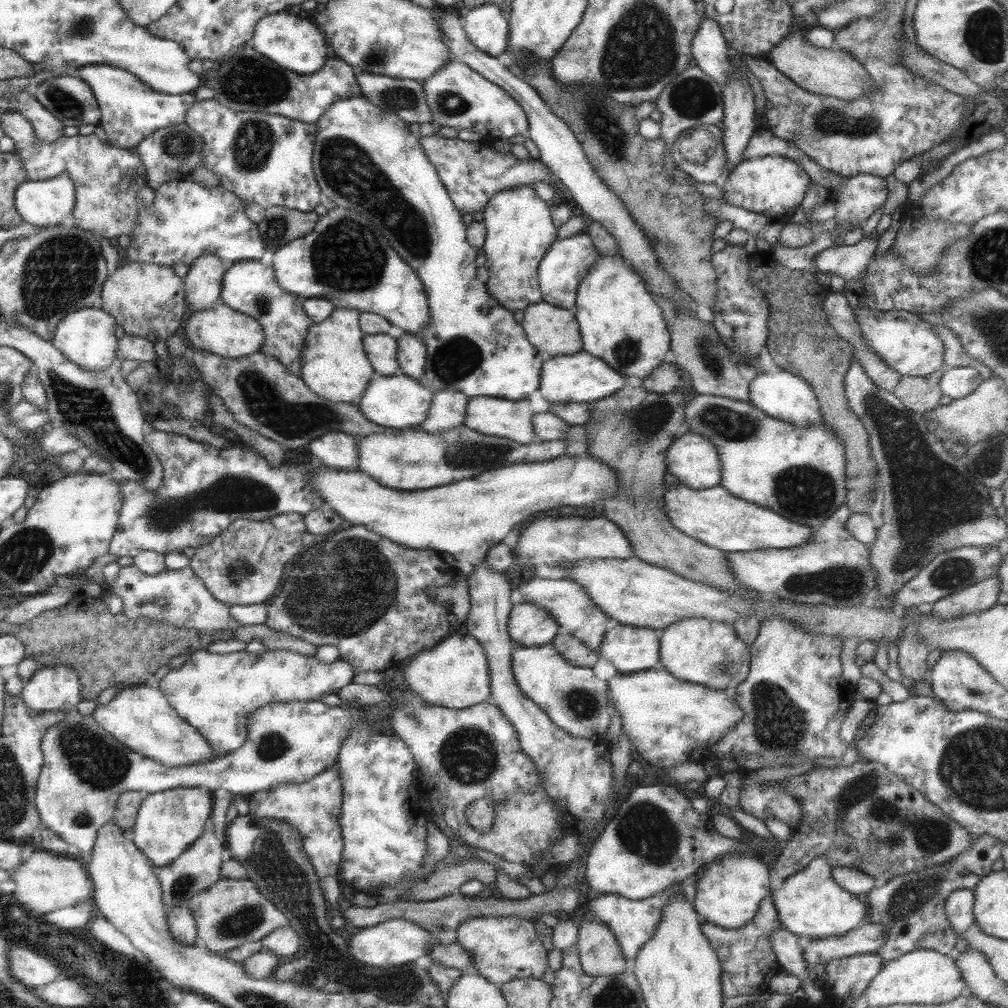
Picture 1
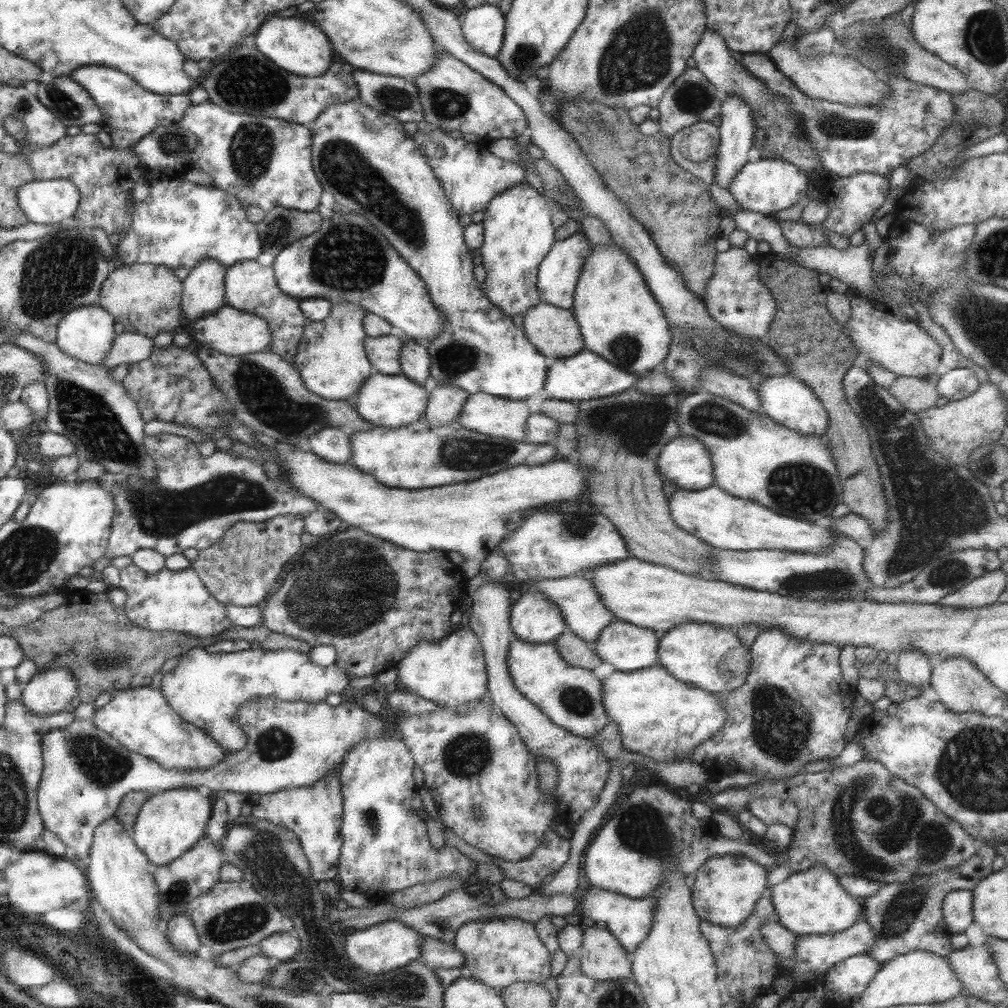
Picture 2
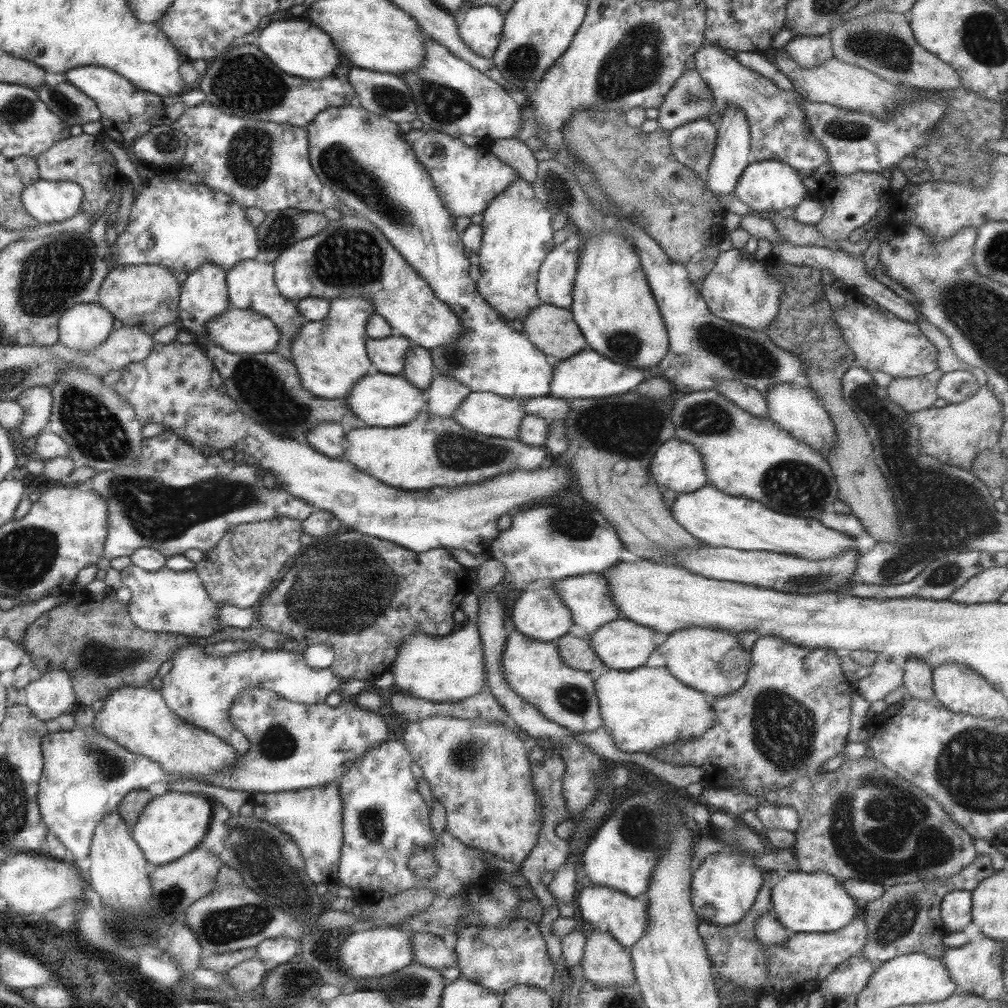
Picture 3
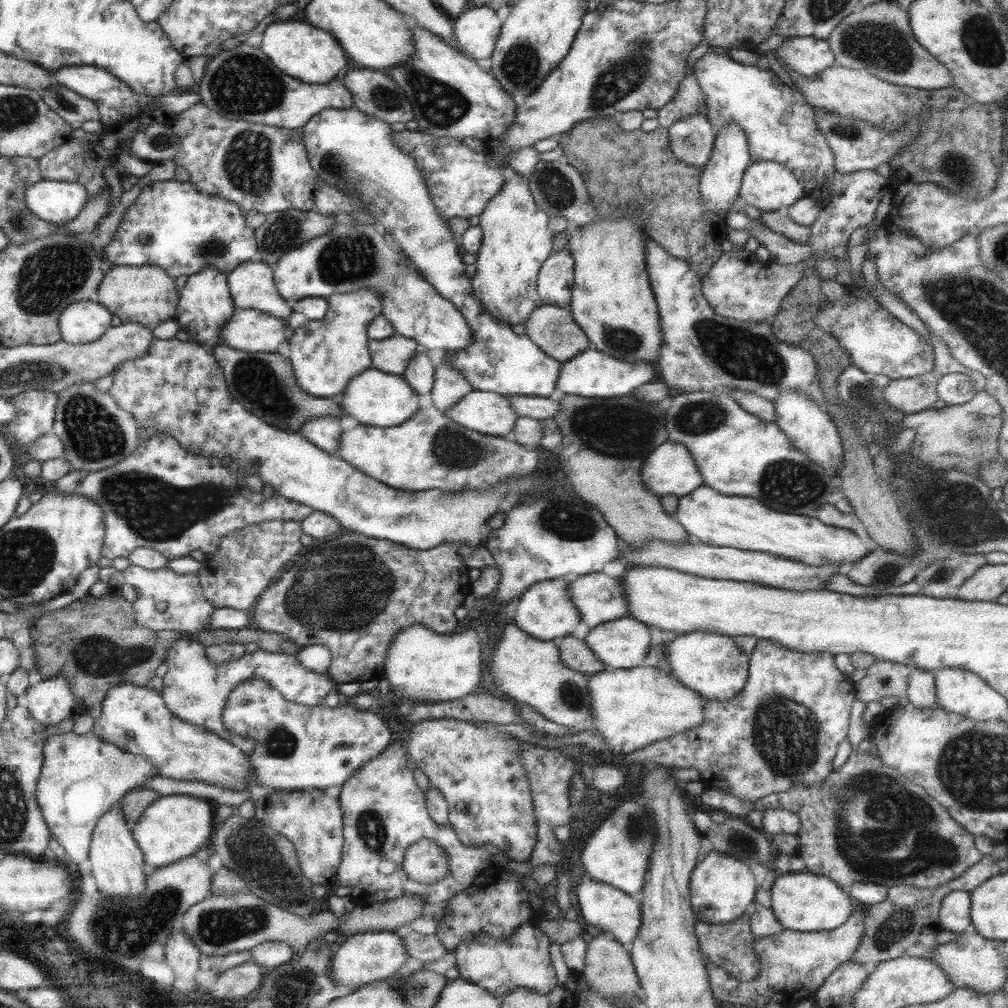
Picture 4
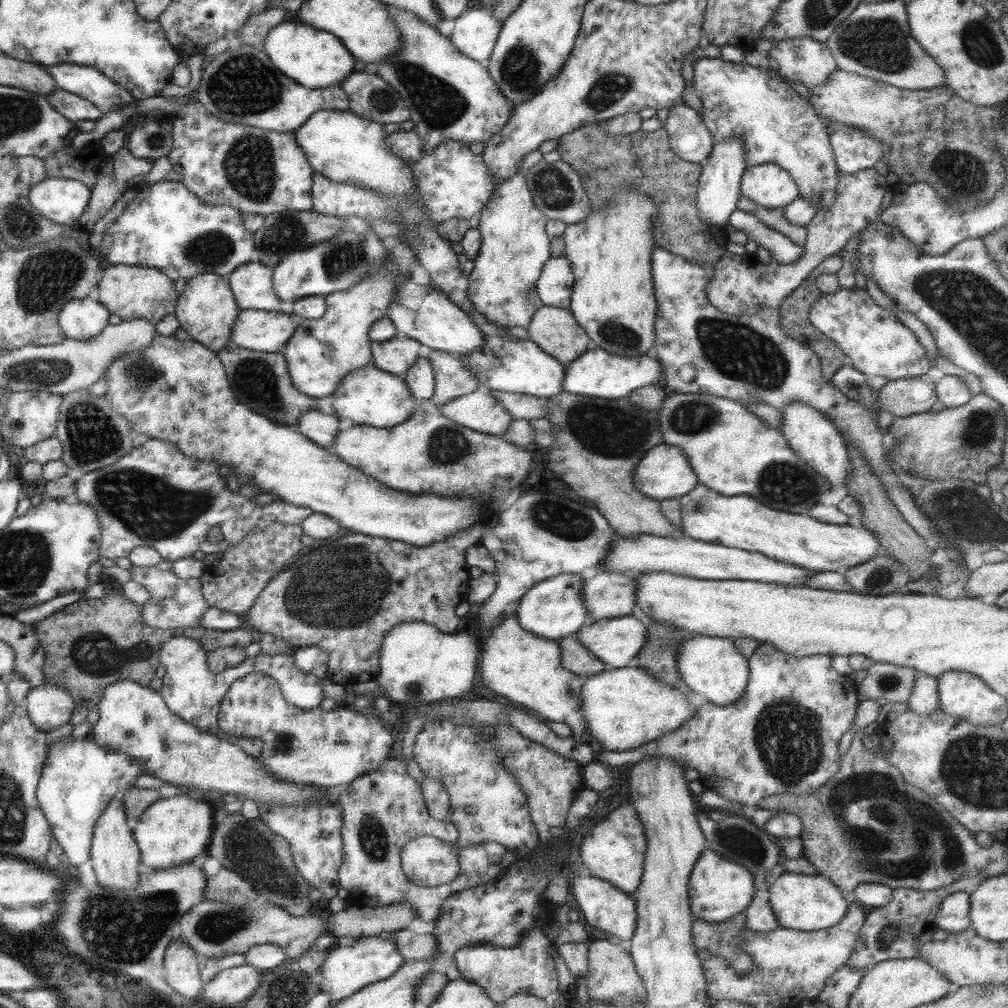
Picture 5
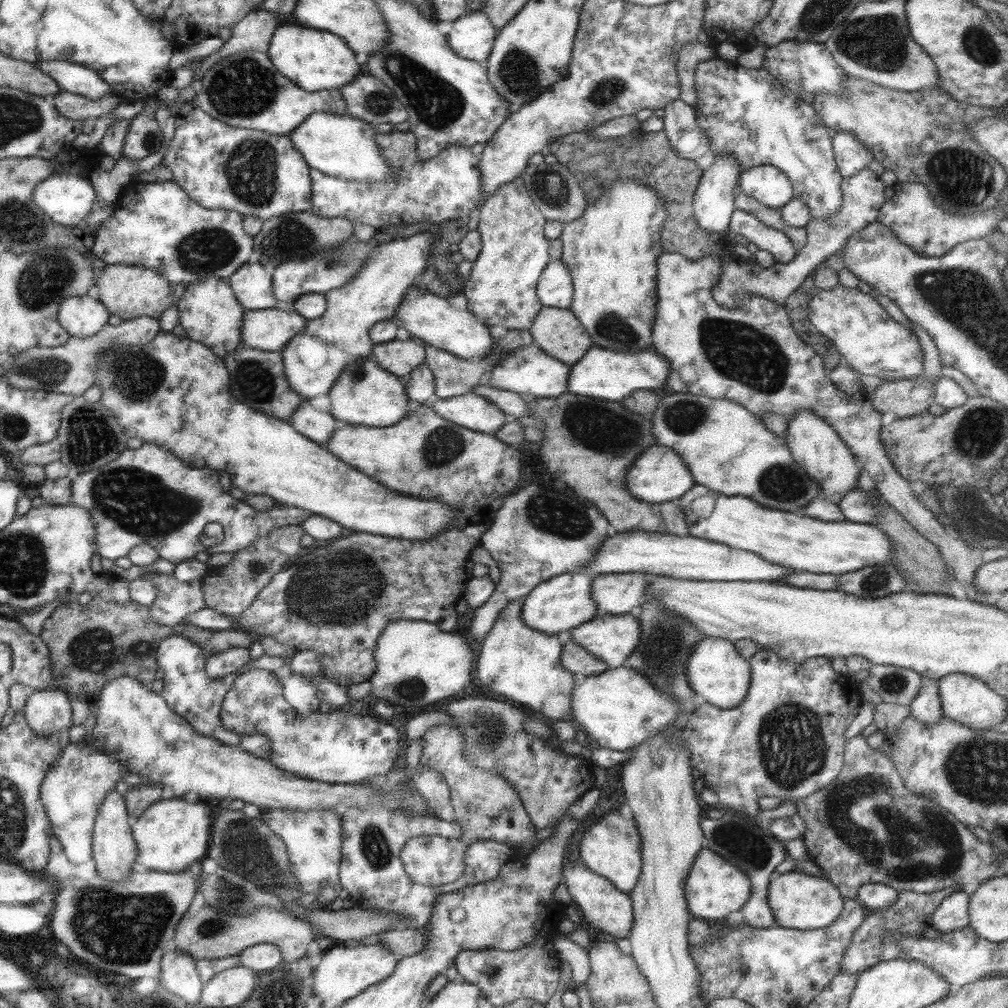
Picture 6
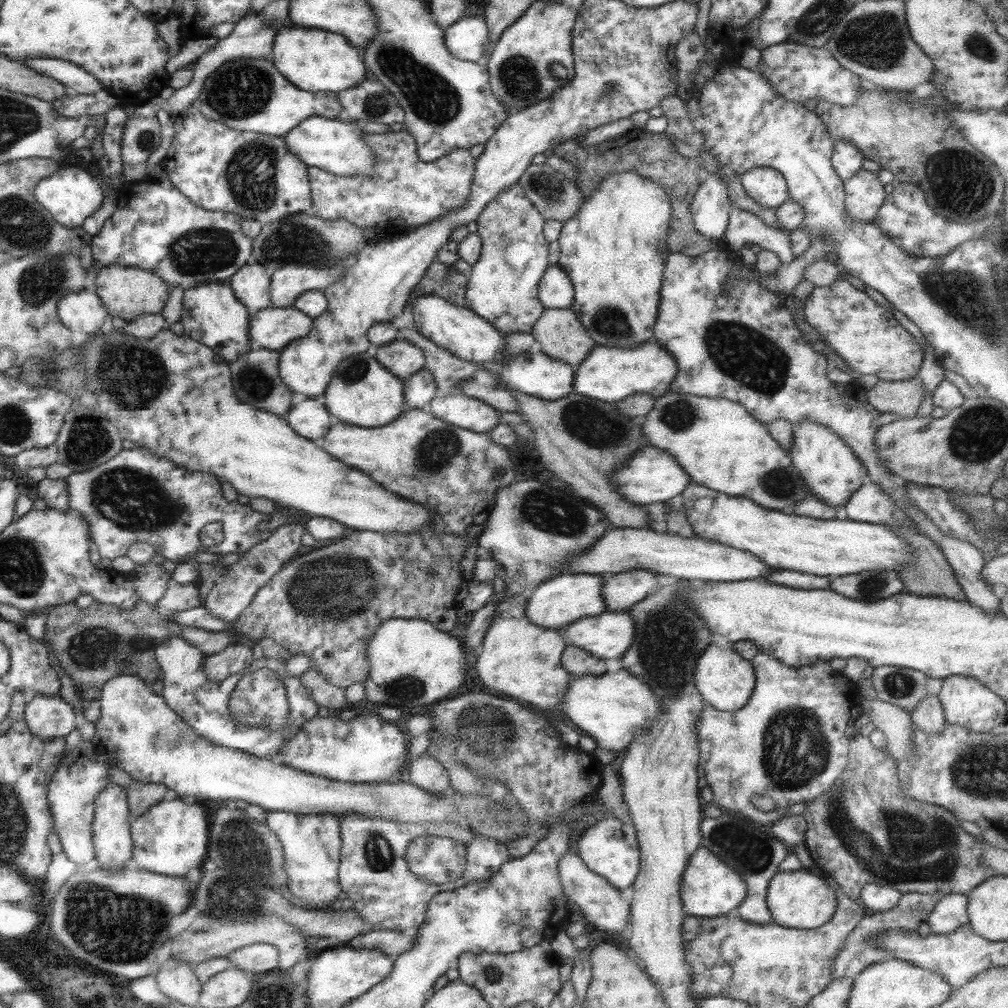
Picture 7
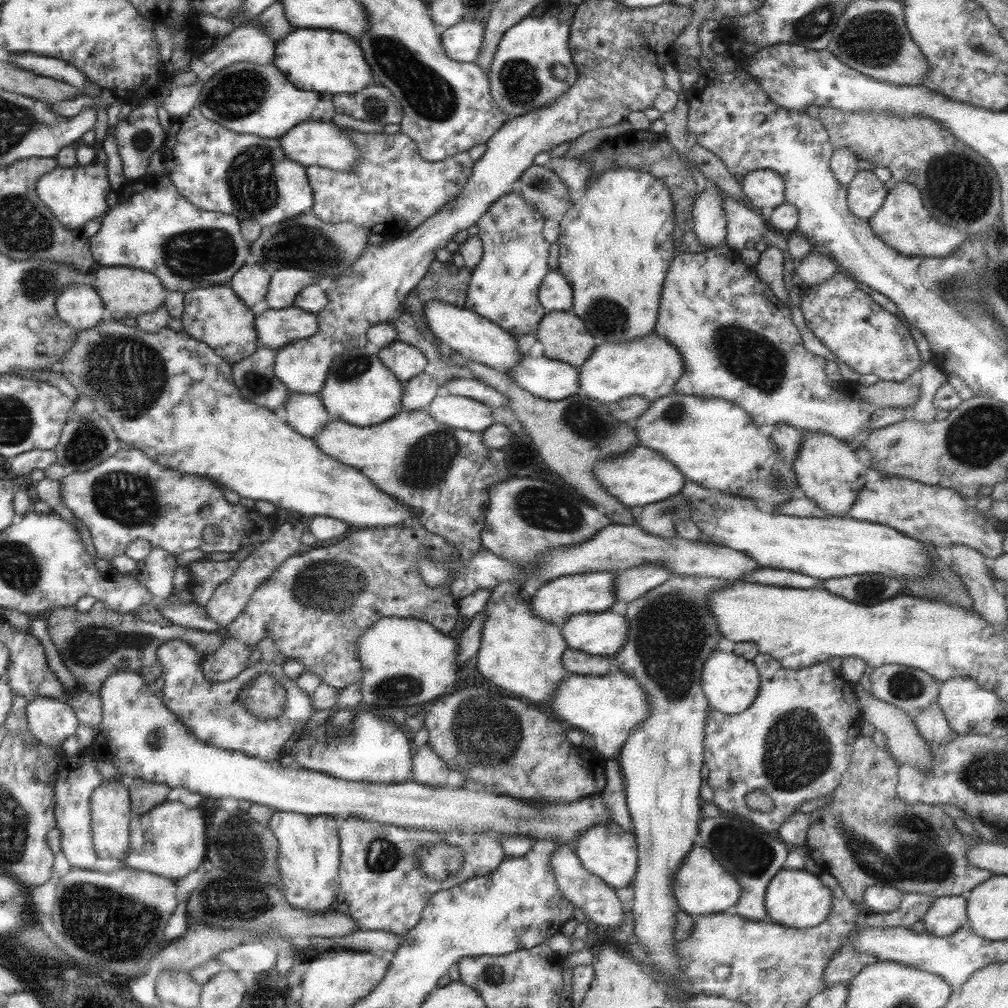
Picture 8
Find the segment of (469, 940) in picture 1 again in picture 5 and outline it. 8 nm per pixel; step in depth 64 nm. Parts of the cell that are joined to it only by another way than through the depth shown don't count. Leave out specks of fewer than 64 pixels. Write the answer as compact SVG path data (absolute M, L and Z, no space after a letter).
M534 927L532 929L526 929L526 931L522 933L518 945L512 947L494 947L490 946L490 944L462 947L454 954L454 960L456 960L455 967L461 974L460 978L464 978L486 989L488 997L498 1005L502 1004L506 999L512 997L512 995L516 993L528 993L550 1001L559 990L558 972L556 972L556 965L552 958L553 948L554 943L546 937L543 929Z

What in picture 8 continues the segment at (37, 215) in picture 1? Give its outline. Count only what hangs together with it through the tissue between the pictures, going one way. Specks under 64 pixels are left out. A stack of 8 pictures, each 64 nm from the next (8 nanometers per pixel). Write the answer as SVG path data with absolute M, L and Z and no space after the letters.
M96 158L86 166L57 166L36 183L37 198L66 229L83 229L88 220L103 218L110 210L107 207L106 195L112 186L107 170L106 163Z

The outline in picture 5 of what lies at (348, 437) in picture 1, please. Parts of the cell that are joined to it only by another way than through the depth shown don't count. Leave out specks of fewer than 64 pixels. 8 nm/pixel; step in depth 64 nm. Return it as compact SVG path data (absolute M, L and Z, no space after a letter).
M308 410L298 418L296 428L300 434L330 451L338 436L338 423L338 415L334 413L324 414L319 410Z

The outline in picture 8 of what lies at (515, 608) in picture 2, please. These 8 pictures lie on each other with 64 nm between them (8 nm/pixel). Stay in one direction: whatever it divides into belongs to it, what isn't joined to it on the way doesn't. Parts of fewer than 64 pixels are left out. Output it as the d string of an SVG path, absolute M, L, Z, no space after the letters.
M594 572L586 574L566 575L544 583L542 587L529 597L532 614L540 620L554 622L561 626L566 618L582 613L600 613L618 601L614 594L614 581L619 572Z

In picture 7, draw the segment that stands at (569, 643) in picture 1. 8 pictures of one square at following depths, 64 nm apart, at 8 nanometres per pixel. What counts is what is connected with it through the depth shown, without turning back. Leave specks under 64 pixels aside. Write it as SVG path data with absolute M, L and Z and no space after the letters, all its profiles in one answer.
M574 645L567 646L561 656L562 666L572 675L572 678L606 673L606 662Z

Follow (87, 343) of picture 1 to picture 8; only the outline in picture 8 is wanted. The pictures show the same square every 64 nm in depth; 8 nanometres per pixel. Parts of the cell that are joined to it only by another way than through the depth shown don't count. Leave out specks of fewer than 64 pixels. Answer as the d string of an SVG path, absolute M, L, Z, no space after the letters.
M84 281L70 284L55 300L58 318L75 332L98 326L107 317L105 306L98 292Z

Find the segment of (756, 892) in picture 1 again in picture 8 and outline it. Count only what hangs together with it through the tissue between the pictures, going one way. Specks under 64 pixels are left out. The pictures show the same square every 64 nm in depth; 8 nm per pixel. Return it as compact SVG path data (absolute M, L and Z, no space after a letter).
M700 843L695 844L686 854L672 884L679 910L693 917L732 911L742 894L742 887L735 874Z

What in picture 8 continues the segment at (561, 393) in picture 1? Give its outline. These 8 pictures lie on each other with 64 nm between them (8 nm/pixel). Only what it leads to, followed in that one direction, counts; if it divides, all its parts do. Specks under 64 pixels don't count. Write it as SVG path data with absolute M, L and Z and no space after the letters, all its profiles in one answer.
M653 332L633 342L598 343L579 370L580 391L592 400L608 404L640 396L652 402L676 392L674 385L684 374L684 360L676 348Z

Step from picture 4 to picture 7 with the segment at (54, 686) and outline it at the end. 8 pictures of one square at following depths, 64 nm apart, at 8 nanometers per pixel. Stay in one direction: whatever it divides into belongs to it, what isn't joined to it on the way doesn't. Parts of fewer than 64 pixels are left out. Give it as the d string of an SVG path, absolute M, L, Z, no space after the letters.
M38 694L27 701L24 720L28 730L49 742L58 740L76 729L77 718L73 707L59 695Z

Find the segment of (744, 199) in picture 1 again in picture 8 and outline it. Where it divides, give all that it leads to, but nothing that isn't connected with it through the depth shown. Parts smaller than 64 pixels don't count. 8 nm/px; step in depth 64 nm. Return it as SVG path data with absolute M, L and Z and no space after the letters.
M754 170L740 181L745 200L754 210L771 214L785 203L785 179L773 170Z

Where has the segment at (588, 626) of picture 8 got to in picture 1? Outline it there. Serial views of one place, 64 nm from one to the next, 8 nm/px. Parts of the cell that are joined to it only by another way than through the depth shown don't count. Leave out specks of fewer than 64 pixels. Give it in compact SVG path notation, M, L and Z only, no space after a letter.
M613 623L602 638L599 653L623 674L642 672L658 666L660 633Z

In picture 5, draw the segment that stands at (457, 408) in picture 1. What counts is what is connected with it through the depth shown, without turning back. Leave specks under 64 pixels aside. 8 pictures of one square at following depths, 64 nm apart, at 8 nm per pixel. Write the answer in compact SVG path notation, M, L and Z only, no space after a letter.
M432 350L428 359L432 363L435 376L431 400L436 406L440 407L442 404L446 404L448 400L454 400L458 396L468 394L476 390L480 384L478 378L474 376L474 372L464 366L461 357Z

